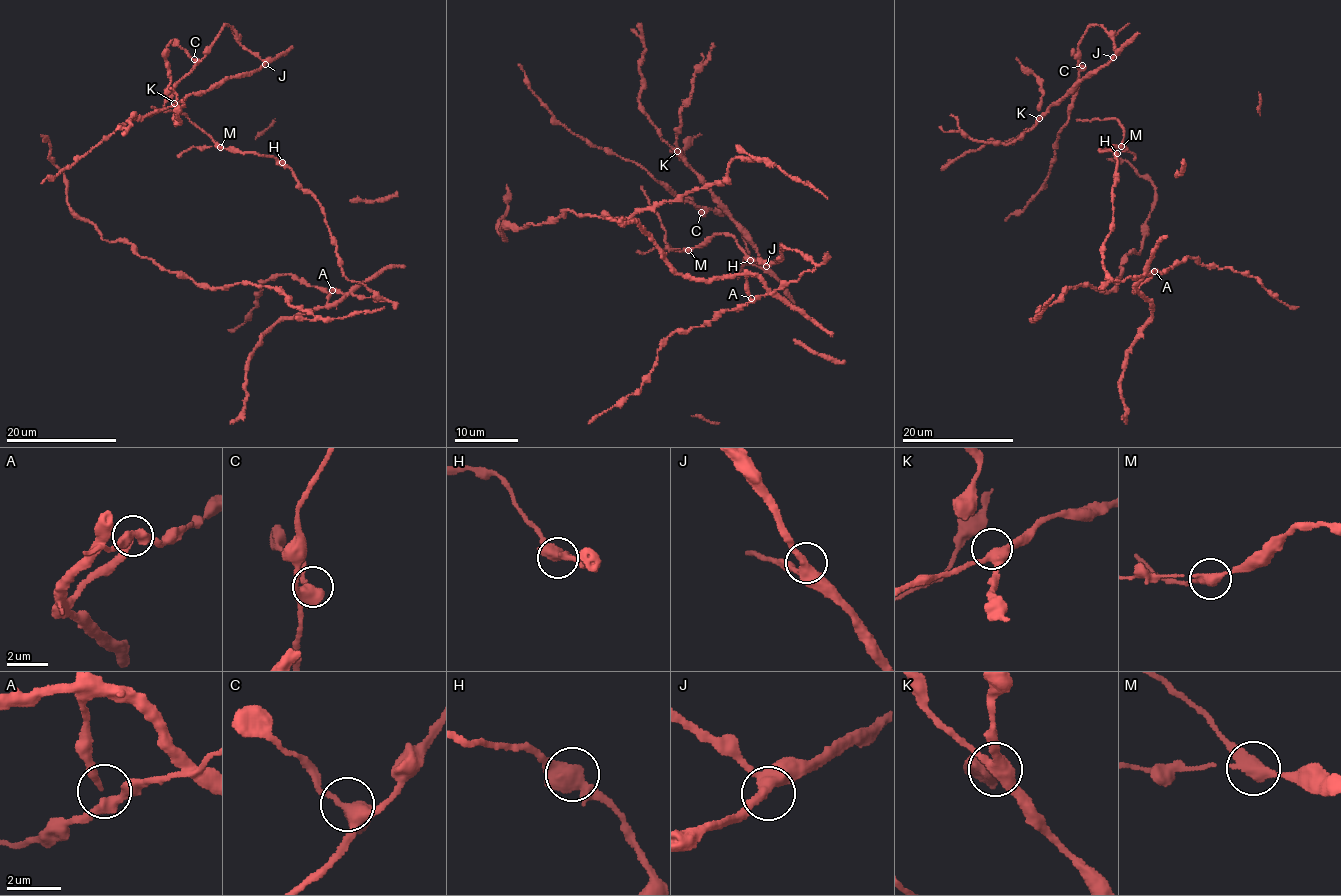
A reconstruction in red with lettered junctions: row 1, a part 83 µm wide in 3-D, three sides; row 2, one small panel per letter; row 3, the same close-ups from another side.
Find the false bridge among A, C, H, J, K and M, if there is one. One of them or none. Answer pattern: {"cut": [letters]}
{"cut": ["M"]}

